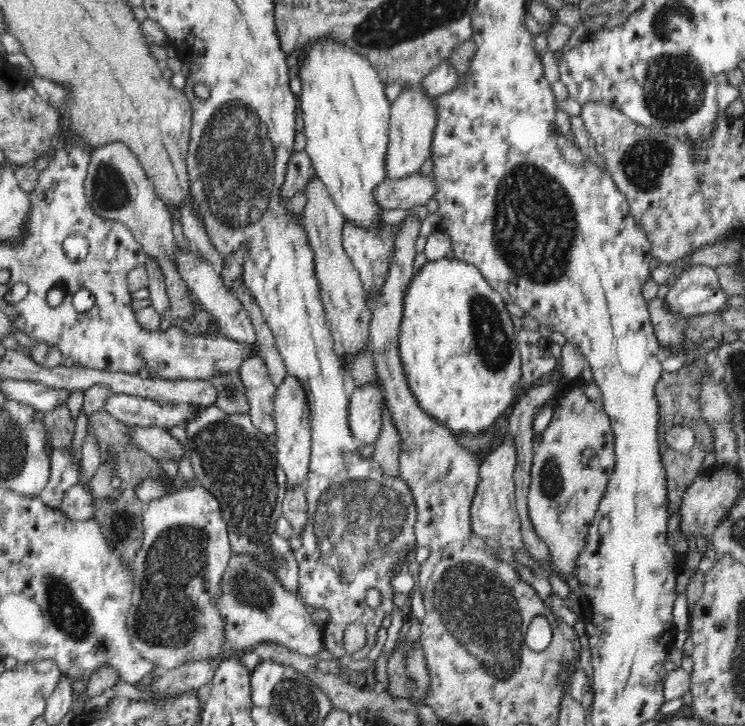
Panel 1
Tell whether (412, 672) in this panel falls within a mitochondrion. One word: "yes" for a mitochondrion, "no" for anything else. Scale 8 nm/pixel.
no

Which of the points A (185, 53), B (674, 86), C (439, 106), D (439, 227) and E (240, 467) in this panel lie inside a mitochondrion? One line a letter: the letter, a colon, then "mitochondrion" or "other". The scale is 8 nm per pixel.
A: other
B: mitochondrion
C: other
D: other
E: mitochondrion

